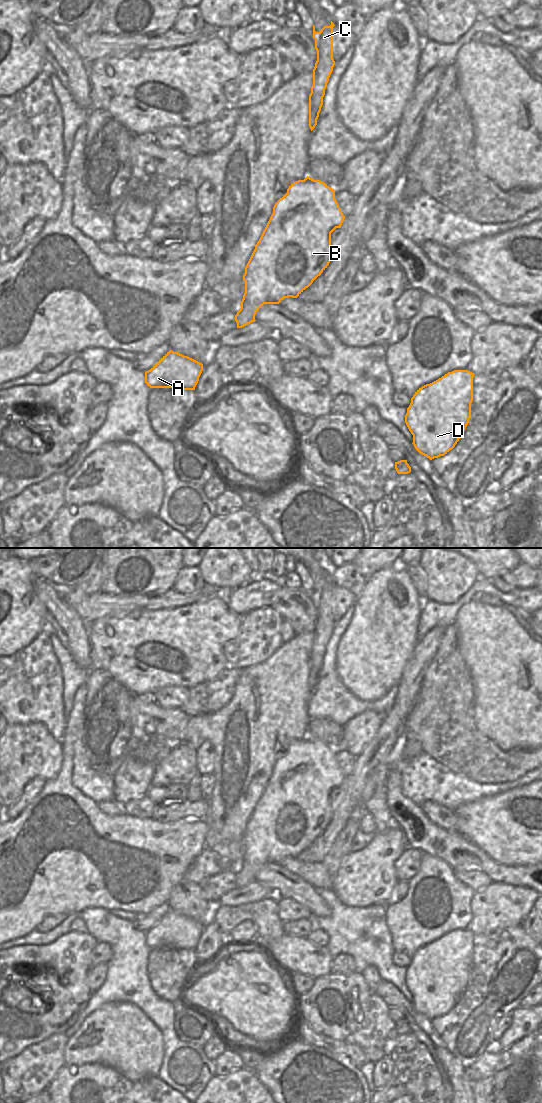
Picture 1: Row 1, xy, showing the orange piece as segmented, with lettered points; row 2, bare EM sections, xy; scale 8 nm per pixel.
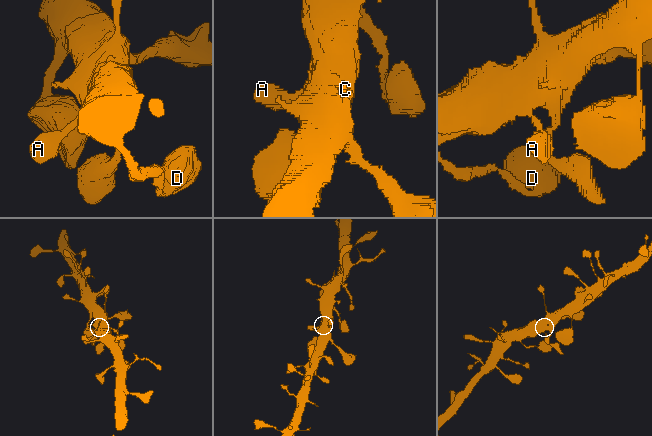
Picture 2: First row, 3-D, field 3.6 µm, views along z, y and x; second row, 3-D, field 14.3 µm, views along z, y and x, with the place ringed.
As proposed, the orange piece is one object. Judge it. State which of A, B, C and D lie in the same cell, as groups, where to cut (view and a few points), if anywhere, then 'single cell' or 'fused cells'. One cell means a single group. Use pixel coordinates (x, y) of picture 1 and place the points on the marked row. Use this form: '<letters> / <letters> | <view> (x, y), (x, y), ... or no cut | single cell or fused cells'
A B C D | no cut | single cell

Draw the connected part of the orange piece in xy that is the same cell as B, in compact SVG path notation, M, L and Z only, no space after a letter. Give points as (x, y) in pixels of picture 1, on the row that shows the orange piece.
M307 176L289 186L287 193L275 203L273 213L245 267L245 293L241 308L235 315L237 328L255 322L255 315L264 304L279 304L284 298L297 298L321 275L333 255L331 233L336 228L341 228L344 219L345 216L335 199L335 190L324 182Z

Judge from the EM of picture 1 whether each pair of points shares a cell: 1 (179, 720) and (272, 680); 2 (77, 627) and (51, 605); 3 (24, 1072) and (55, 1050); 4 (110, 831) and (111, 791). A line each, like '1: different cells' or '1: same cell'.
1: different cells
2: same cell
3: same cell
4: different cells

